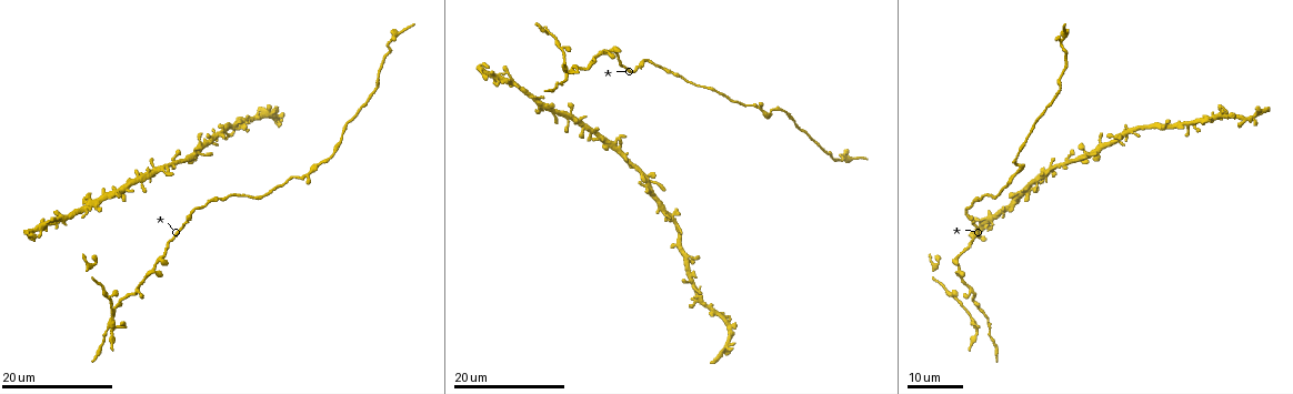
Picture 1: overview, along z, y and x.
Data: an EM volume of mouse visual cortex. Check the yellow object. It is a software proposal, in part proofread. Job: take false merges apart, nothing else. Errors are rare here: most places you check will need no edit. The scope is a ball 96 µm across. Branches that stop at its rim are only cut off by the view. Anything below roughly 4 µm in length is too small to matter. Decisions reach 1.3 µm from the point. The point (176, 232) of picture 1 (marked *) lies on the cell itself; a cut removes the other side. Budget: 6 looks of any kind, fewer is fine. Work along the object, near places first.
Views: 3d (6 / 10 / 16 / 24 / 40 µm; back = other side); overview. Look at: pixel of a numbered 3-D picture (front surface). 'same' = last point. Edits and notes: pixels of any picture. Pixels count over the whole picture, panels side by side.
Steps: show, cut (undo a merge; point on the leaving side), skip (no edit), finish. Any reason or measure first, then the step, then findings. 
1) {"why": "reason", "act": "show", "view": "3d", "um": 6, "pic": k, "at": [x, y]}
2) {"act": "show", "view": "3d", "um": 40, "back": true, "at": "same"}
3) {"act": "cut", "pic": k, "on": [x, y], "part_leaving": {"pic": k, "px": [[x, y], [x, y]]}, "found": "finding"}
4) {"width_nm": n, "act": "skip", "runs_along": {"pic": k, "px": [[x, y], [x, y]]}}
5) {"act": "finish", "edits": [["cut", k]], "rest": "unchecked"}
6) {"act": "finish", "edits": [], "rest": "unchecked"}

{"why": "calibre changes", "act": "show", "view": "3d", "um": 16, "pic": 1, "at": [565, 77]}

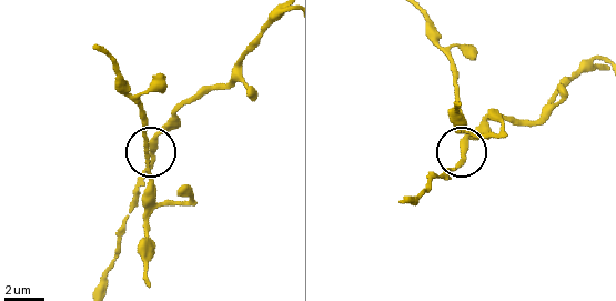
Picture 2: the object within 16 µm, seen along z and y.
{"act": "show", "view": "3d", "um": 6, "pic": 2, "at": [464, 147]}

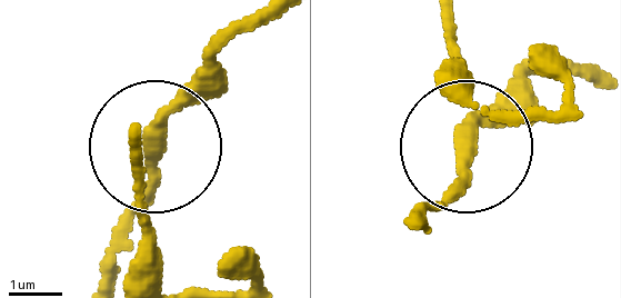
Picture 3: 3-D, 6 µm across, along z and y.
{"act": "skip", "runs_along": {"pic": 3, "px": [[579, 75], [531, 79], [464, 145], [420, 225]]}, "found": "one cell here"}

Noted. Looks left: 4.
{"why": "calibre changes", "act": "show", "view": "3d", "um": 16, "pic": 1, "at": [781, 110]}

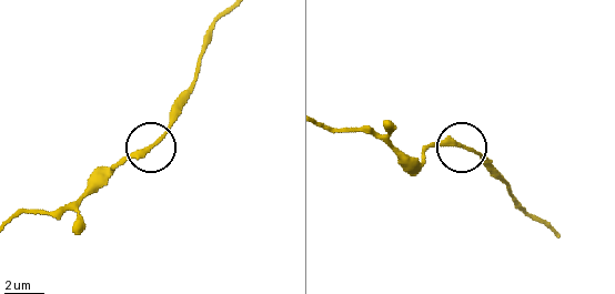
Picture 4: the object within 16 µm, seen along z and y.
{"act": "show", "view": "3d", "um": 10, "pic": 4, "at": [144, 153]}

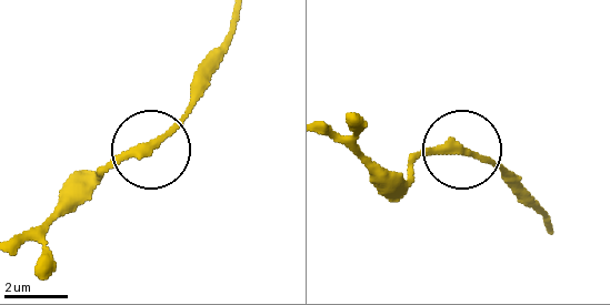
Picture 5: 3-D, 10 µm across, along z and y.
{"width_nm": 260, "act": "skip", "runs_along": {"pic": 5, "px": [[328, 130], [400, 175], [423, 154], [467, 151], [517, 181]]}, "found": "all the same cell"}

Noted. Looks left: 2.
{"why": "thick turns thin", "act": "show", "view": "3d", "um": 24, "pic": 1, "at": [1063, 40]}

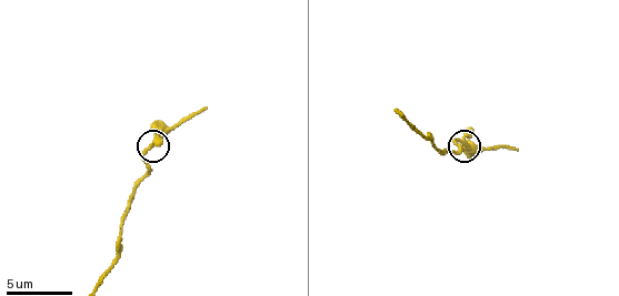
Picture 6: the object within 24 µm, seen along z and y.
{"act": "show", "view": "3d", "um": 6, "pic": 6, "at": [154, 146]}

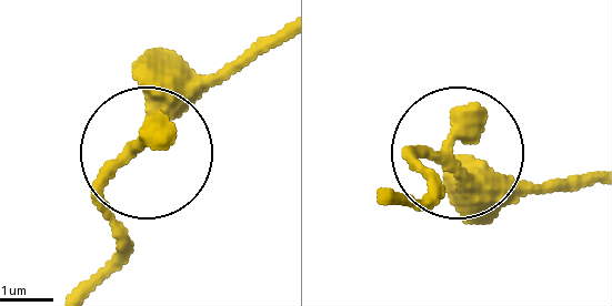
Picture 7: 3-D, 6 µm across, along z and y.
{"arms": 3, "act": "skip", "runs_along": {"pic": 7, "px": [[83, 286], [119, 246], [110, 180], [251, 39]]}, "found": "one cell here"}

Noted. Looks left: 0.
{"act": "finish", "edits": [], "rest": "unchecked"}

